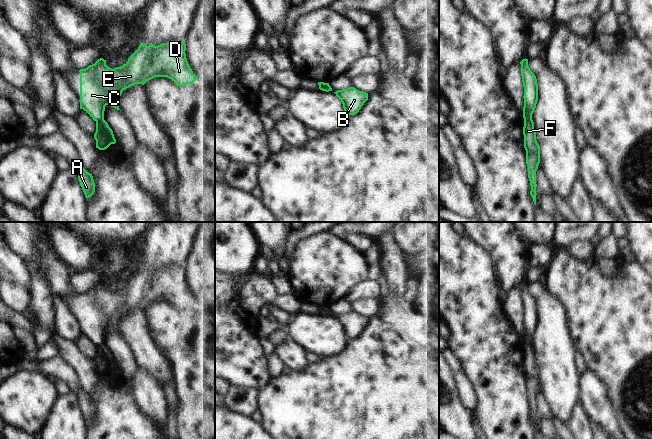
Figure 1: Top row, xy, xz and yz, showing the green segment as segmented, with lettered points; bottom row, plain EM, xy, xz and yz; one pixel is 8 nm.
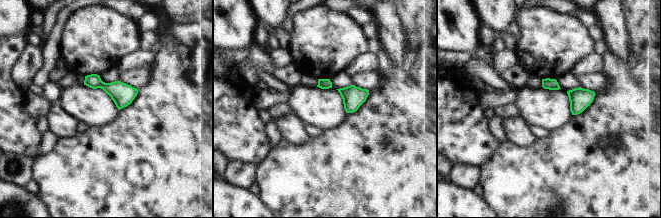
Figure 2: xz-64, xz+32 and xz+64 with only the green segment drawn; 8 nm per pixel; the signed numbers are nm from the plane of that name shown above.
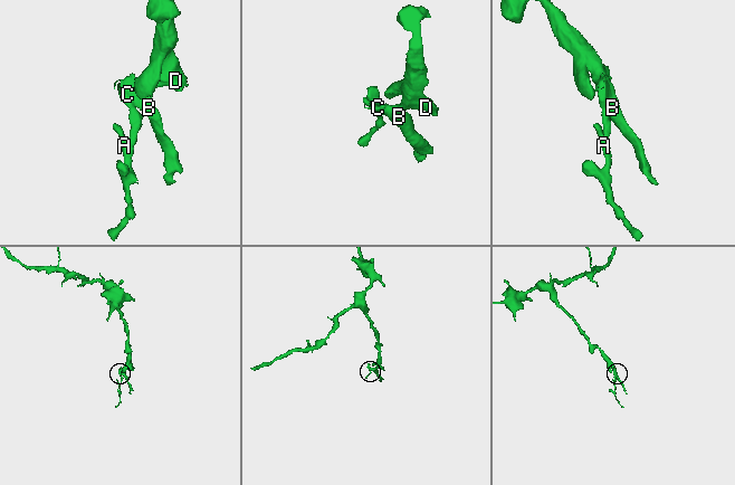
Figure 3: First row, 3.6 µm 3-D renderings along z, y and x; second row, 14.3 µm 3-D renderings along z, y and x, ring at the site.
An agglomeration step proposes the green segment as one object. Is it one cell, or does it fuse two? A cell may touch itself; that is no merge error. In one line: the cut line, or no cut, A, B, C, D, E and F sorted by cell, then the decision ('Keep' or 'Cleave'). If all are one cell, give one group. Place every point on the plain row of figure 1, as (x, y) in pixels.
Split along xy (103, 342), (96, 346). Groups: A F / B C D E. Cleave

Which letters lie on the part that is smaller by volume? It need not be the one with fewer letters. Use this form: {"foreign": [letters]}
{"foreign": ["A", "F"]}

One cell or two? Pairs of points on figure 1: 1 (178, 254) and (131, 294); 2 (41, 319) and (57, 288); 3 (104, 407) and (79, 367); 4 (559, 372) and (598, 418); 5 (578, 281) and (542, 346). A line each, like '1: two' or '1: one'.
1: two
2: two
3: two
4: two
5: two

